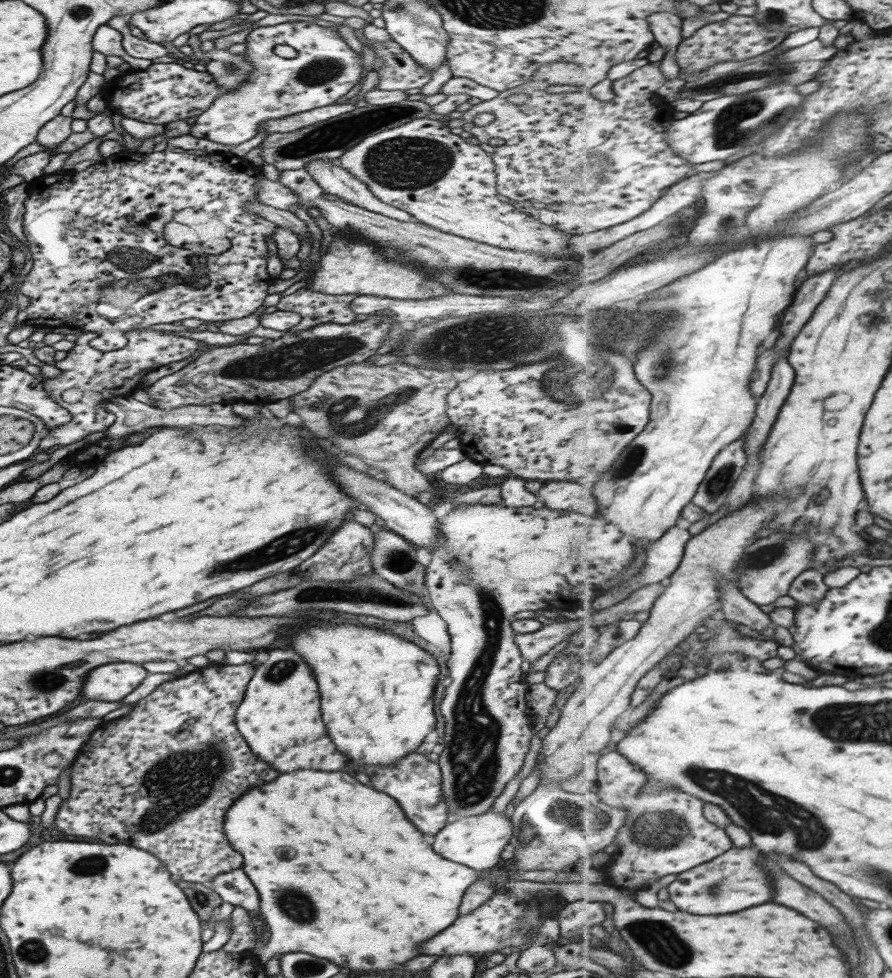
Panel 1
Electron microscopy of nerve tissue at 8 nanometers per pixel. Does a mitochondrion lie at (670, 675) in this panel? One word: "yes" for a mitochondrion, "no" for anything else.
no

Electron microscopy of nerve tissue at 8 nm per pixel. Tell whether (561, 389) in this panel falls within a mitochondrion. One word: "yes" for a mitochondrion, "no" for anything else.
yes

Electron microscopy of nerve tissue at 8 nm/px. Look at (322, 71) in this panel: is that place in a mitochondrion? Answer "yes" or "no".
yes

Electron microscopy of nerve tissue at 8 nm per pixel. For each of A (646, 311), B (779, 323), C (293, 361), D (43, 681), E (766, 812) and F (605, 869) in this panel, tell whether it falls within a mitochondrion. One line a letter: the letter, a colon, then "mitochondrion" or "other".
A: mitochondrion
B: other
C: mitochondrion
D: mitochondrion
E: mitochondrion
F: other

